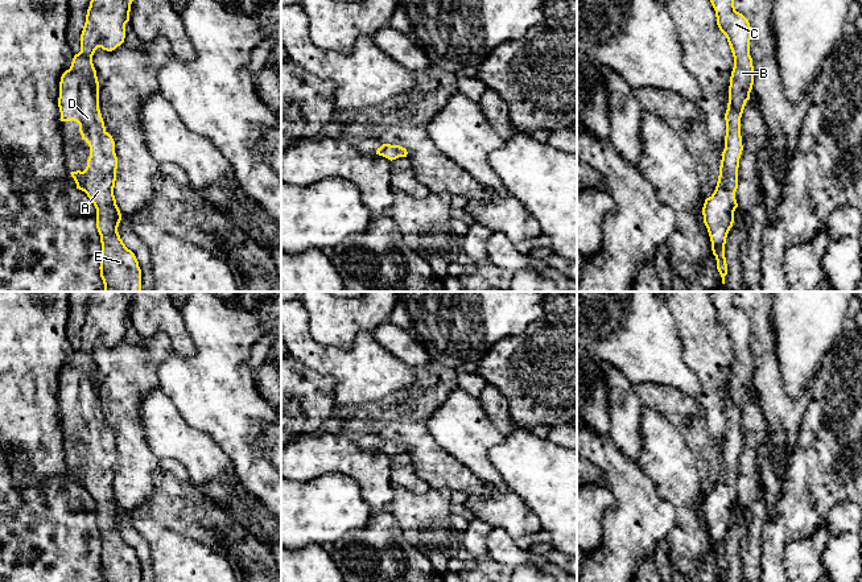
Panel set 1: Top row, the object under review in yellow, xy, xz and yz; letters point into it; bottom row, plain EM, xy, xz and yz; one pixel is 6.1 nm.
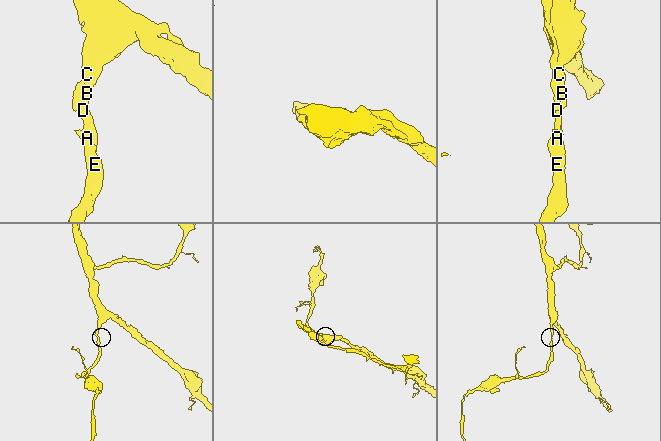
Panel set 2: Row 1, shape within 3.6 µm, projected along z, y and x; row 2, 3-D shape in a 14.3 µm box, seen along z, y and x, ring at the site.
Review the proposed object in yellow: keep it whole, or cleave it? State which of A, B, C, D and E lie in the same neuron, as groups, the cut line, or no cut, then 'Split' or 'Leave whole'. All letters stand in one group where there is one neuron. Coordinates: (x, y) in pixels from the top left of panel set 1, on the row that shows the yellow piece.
Groups: A B C D E. No split. Leave whole

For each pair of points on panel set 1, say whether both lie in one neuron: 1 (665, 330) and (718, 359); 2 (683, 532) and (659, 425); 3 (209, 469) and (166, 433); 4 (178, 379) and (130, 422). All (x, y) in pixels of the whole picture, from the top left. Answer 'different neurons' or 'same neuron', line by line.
1: different neurons
2: same neuron
3: same neuron
4: different neurons

